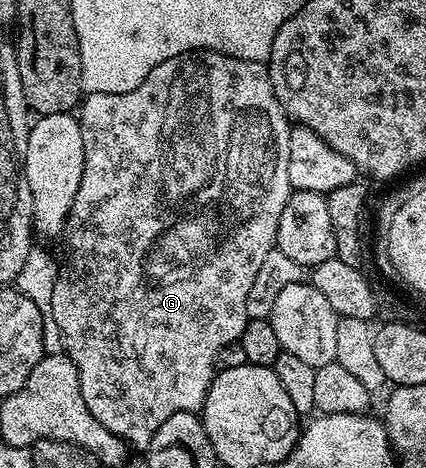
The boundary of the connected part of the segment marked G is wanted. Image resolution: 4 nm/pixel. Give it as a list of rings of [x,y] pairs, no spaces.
[[[194,50],[191,54],[179,54],[162,64],[158,64],[158,68],[154,68],[150,72],[150,76],[146,76],[146,80],[142,84],[138,84],[138,88],[134,88],[130,92],[118,92],[117,94],[114,92],[94,92],[87,95],[78,107],[78,121],[80,131],[82,132],[82,144],[84,145],[82,184],[78,188],[78,196],[74,196],[74,204],[70,204],[70,212],[64,222],[62,239],[64,238],[64,246],[68,249],[68,259],[62,262],[62,269],[56,276],[50,316],[56,321],[58,328],[62,332],[64,337],[64,354],[76,366],[78,380],[82,384],[82,400],[86,400],[86,408],[90,408],[94,420],[98,420],[98,424],[102,424],[107,430],[114,432],[114,436],[126,442],[133,451],[140,450],[140,452],[144,452],[147,451],[150,440],[154,440],[154,432],[158,432],[158,428],[162,428],[162,423],[165,420],[170,420],[170,416],[174,416],[174,412],[196,412],[203,407],[212,379],[218,370],[218,363],[216,361],[218,352],[222,352],[222,348],[226,348],[226,344],[239,342],[242,332],[246,328],[249,319],[246,312],[246,296],[250,293],[250,287],[254,284],[254,275],[258,272],[259,266],[262,265],[266,252],[270,252],[276,246],[278,220],[282,220],[282,208],[286,208],[288,198],[293,192],[292,185],[290,184],[290,175],[288,175],[286,169],[290,164],[292,126],[290,125],[288,115],[284,113],[284,110],[280,107],[278,100],[274,96],[274,88],[270,84],[268,67],[265,63],[255,62],[254,60],[242,60],[234,56],[219,54],[213,50]]]

